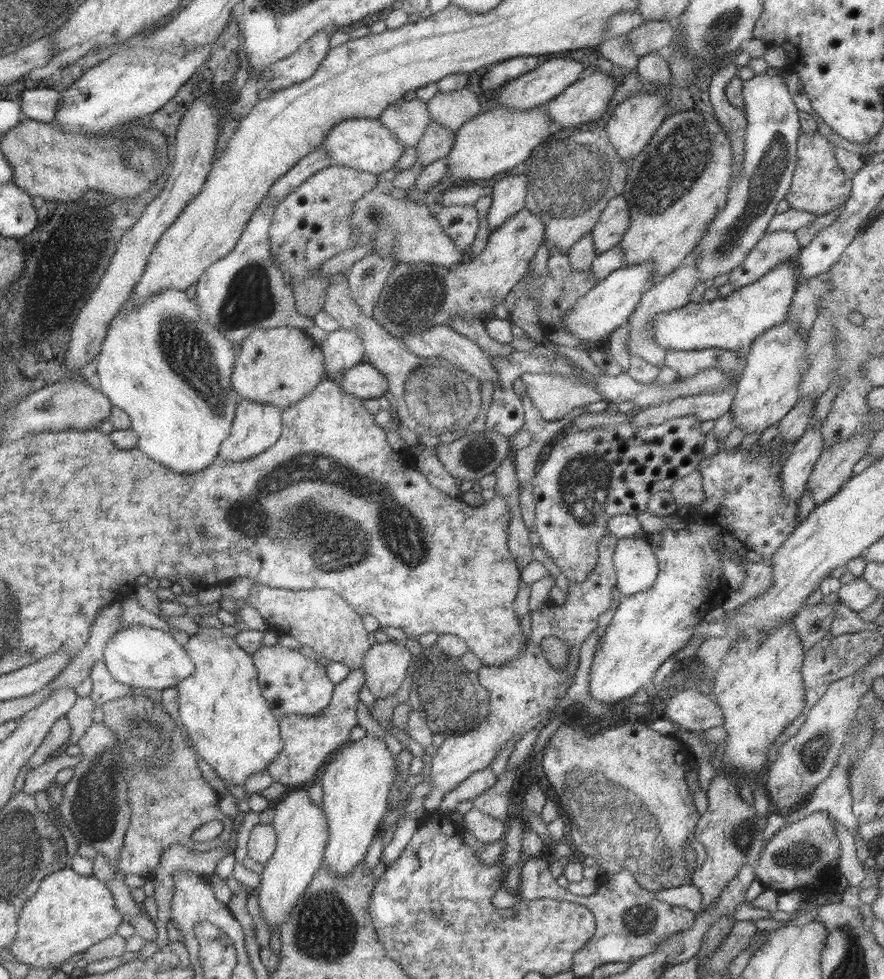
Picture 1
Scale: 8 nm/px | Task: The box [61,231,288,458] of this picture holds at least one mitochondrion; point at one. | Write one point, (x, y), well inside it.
(188, 354)

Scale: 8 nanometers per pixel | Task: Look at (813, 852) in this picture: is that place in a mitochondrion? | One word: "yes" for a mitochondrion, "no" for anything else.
yes

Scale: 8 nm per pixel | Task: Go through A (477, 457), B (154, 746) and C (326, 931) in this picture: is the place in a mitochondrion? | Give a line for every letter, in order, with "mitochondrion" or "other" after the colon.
A: mitochondrion
B: mitochondrion
C: mitochondrion

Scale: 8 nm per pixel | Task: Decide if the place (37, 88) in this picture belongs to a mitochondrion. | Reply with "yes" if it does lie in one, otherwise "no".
no

